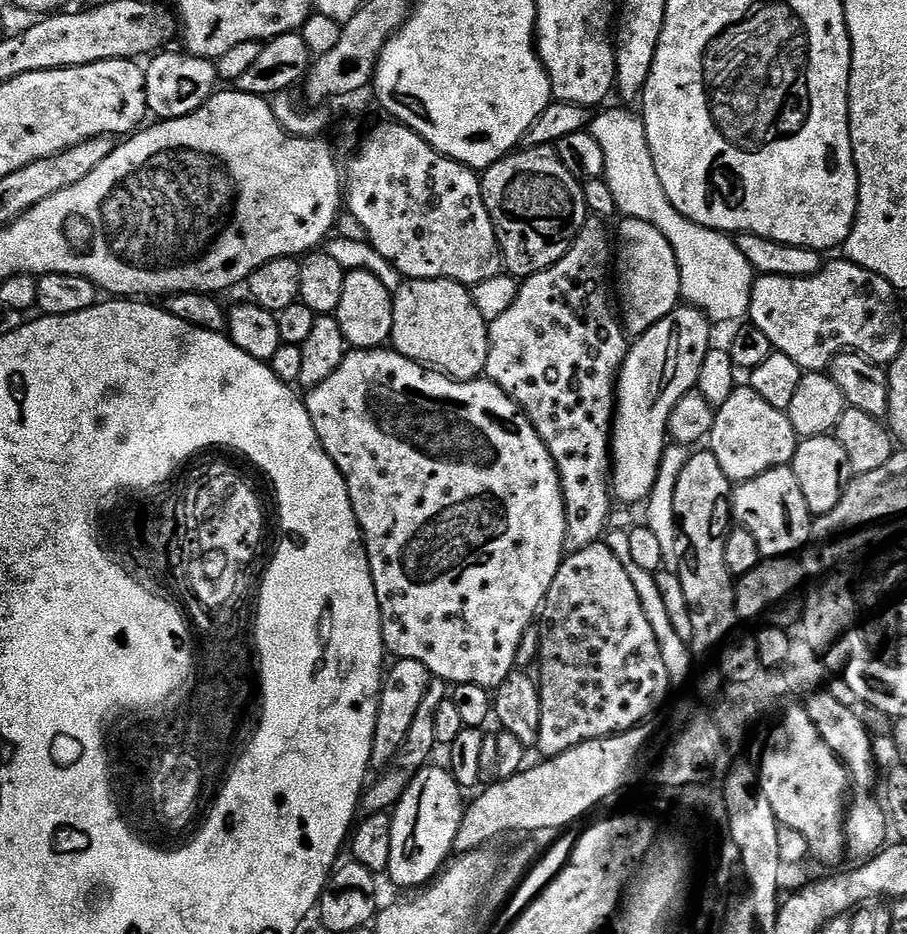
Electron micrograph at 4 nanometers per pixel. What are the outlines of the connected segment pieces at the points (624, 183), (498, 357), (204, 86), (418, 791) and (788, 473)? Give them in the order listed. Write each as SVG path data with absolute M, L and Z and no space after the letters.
M624 108L599 112L591 117L590 133L602 148L605 159L602 179L614 196L617 213L624 218L650 222L666 234L666 242L670 242L674 258L678 258L680 295L691 307L703 312L713 325L743 321L748 316L754 273L735 239L687 220L674 210L662 190L662 182L658 182L658 170L654 170L654 158L650 158L644 122L637 113L635 116Z
M589 218L582 230L574 238L570 250L554 262L546 270L533 276L523 277L522 283L516 289L516 297L498 318L490 321L488 326L488 357L484 367L484 376L496 383L513 402L526 414L526 418L534 426L556 463L560 475L560 493L564 495L564 514L566 518L566 532L564 538L565 553L577 552L590 544L595 544L605 535L608 528L608 513L614 508L614 500L610 495L610 437L612 435L612 421L614 419L614 397L616 394L616 377L630 347L629 337L624 331L621 317L612 309L612 300L608 297L608 276L610 280L610 261L614 256L614 248L610 243L610 232L604 229L605 221L600 218Z
M180 50L168 51L161 51L147 61L149 64L144 68L146 102L153 117L156 115L160 120L177 120L198 110L214 95L218 88L218 77L213 61L190 56Z
M432 767L419 769L409 779L407 788L390 812L390 862L386 876L398 887L404 888L400 890L419 889L441 871L453 853L458 826L462 824L464 817L466 799L464 800L465 793L460 783L454 779L447 767Z
M791 467L771 468L754 478L739 481L730 496L730 511L739 527L754 534L761 557L788 558L809 543L814 517L806 506L806 498L802 498L802 489Z

